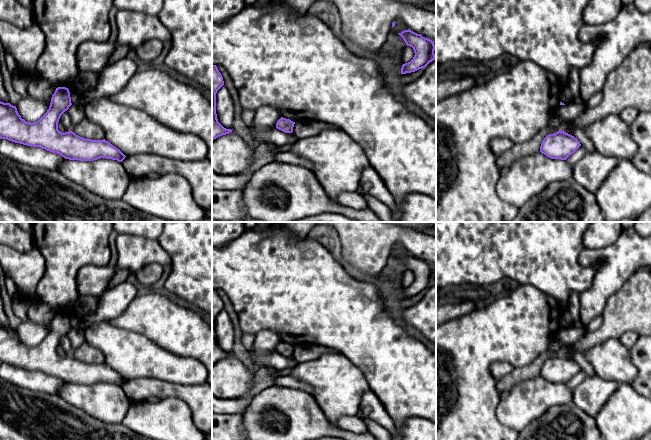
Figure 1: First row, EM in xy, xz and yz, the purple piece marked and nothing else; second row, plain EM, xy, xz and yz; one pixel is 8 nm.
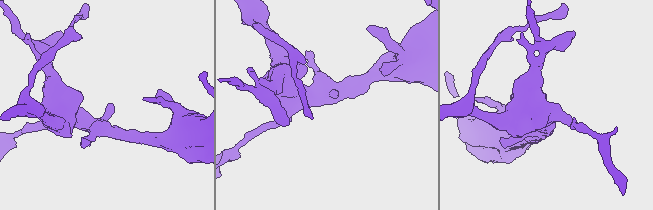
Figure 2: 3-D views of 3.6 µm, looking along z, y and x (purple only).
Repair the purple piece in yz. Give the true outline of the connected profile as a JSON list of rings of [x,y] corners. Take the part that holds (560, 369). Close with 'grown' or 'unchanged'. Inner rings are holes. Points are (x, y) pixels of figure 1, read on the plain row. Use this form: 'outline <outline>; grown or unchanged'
outline [[[559,354],[547,359],[540,370],[540,376],[551,383],[566,384],[581,370],[574,360]]]; unchanged

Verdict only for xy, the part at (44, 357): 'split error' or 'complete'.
complete

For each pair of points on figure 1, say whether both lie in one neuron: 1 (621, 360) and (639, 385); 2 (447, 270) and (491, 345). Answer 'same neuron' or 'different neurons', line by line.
1: different neurons
2: different neurons

